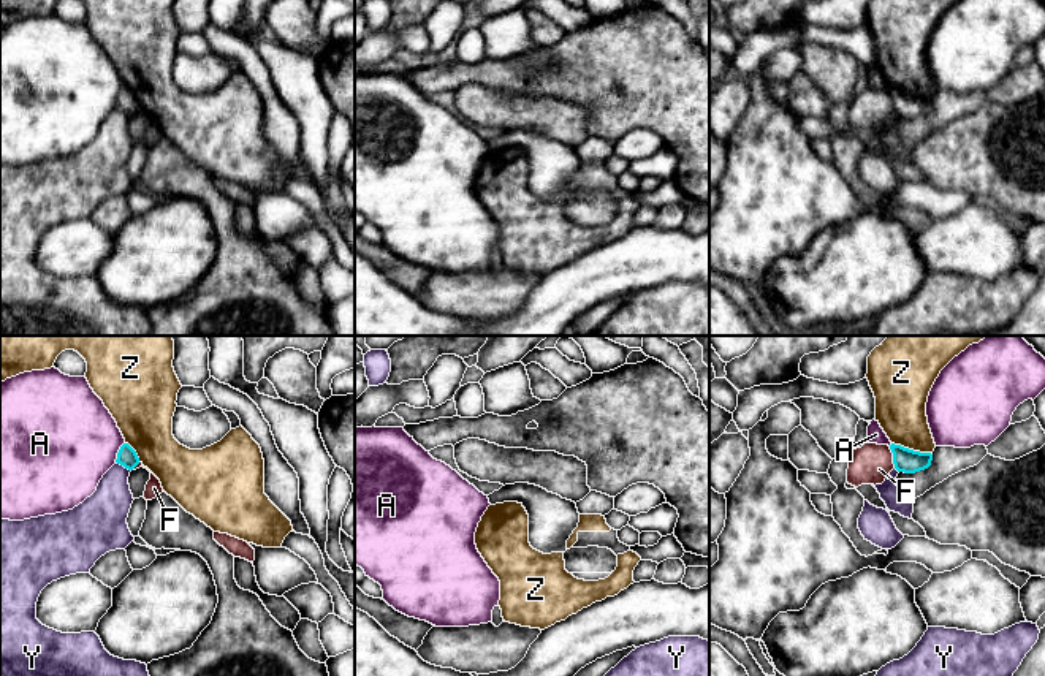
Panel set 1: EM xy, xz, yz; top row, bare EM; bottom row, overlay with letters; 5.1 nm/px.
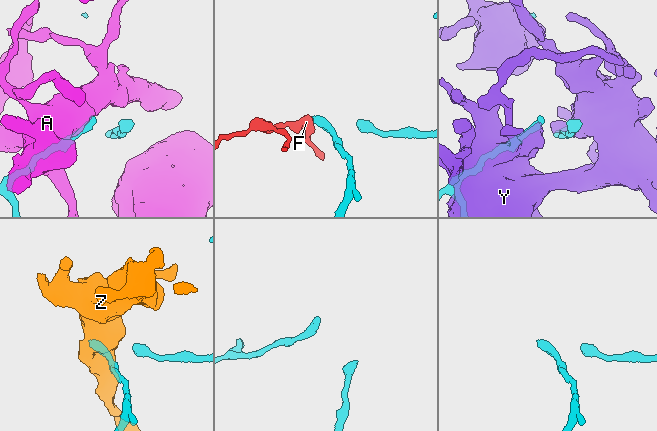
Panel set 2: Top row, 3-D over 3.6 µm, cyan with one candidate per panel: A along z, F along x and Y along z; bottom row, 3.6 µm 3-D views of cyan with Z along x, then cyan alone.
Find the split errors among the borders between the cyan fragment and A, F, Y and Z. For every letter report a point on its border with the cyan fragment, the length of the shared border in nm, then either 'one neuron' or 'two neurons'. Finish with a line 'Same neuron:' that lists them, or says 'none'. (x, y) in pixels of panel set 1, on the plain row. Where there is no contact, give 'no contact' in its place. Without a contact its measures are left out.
A: xy (119, 97) | 120 nm | two neurons
F: yz (893, 103) | 120 nm | two neurons
Y: xy (124, 111) | 90 nm | two neurons
Z: yz (911, 95) | 200 nm | two neurons
Same neuron: none

